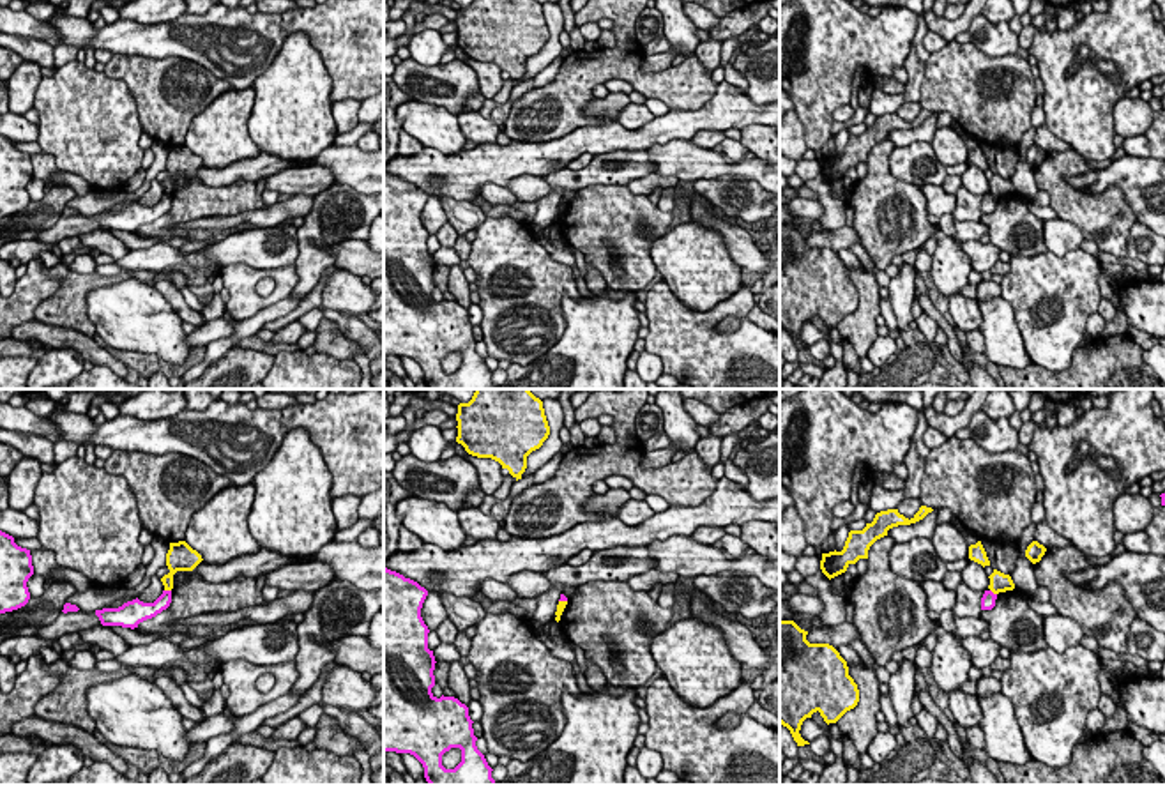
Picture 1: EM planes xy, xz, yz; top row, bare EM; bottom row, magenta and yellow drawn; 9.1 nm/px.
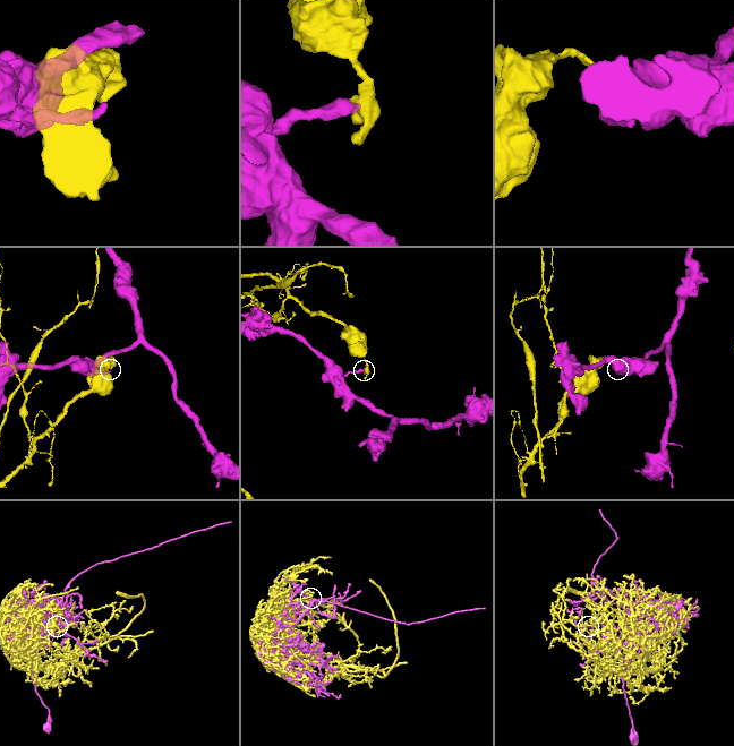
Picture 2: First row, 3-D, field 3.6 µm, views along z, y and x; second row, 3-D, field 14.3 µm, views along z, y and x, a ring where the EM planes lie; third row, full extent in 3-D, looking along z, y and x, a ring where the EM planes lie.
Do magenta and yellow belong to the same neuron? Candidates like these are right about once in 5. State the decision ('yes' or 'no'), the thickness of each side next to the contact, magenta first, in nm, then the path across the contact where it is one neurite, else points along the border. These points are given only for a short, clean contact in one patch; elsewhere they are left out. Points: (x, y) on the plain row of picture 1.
no | 140/130 nm

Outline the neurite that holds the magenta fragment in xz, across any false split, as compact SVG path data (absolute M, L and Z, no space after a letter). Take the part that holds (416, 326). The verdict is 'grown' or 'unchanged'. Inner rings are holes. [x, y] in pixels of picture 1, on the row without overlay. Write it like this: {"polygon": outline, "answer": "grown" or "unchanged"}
{"polygon": "M384 168L384 357L410 357L424 371L424 382L430 389L497 389L491 382L491 371L488 370L484 359L477 354L472 332L472 324L468 320L468 311L454 301L437 302L431 297L435 290L435 260L428 253L428 230L421 221L423 207L428 194L417 186L405 182L403 179L391 175ZM451 352L461 354L461 366L454 373L445 373L442 370L442 359Z", "answer": "unchanged"}

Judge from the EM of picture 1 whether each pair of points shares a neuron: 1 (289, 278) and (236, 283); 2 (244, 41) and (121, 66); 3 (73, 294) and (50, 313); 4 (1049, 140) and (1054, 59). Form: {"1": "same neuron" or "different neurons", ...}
{"1": "same neuron", "2": "different neurons", "3": "same neuron", "4": "different neurons"}

